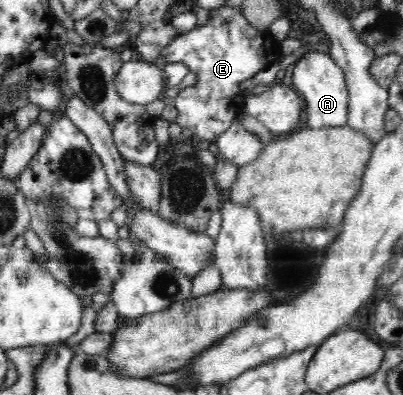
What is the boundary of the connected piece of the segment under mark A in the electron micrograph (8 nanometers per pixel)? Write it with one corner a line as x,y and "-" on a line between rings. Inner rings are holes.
311,49
295,62
292,72
292,86
305,100
303,128
340,128
347,125
349,113
349,92
344,71
336,61
325,53

